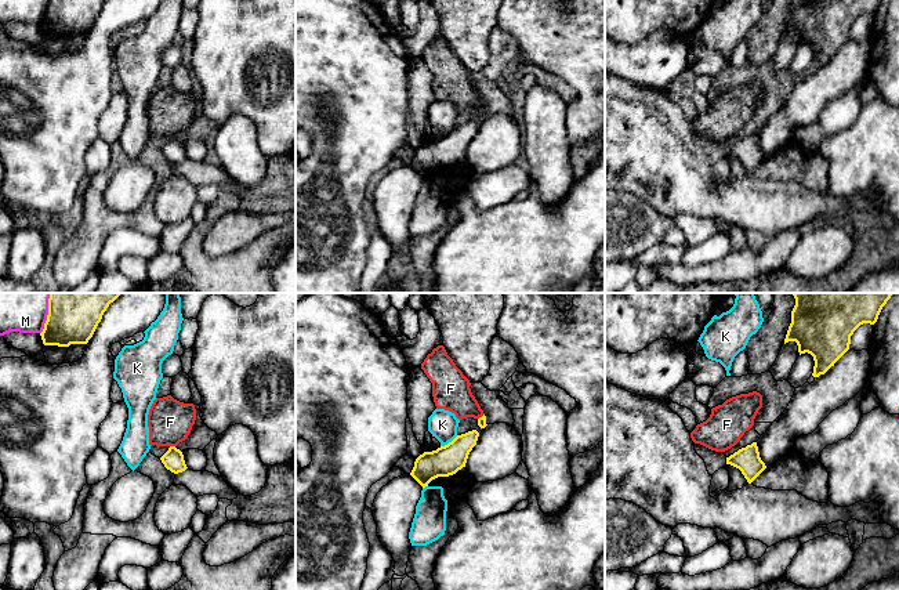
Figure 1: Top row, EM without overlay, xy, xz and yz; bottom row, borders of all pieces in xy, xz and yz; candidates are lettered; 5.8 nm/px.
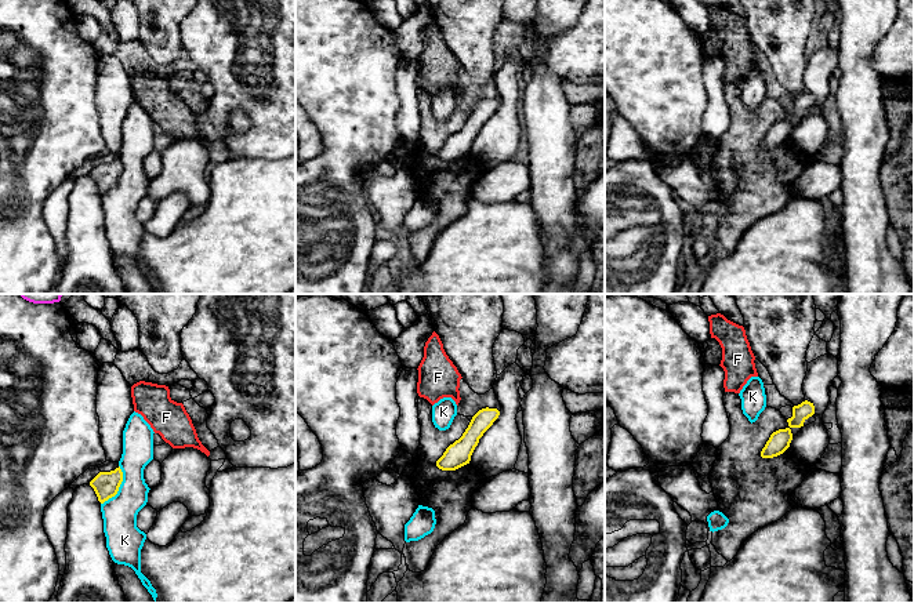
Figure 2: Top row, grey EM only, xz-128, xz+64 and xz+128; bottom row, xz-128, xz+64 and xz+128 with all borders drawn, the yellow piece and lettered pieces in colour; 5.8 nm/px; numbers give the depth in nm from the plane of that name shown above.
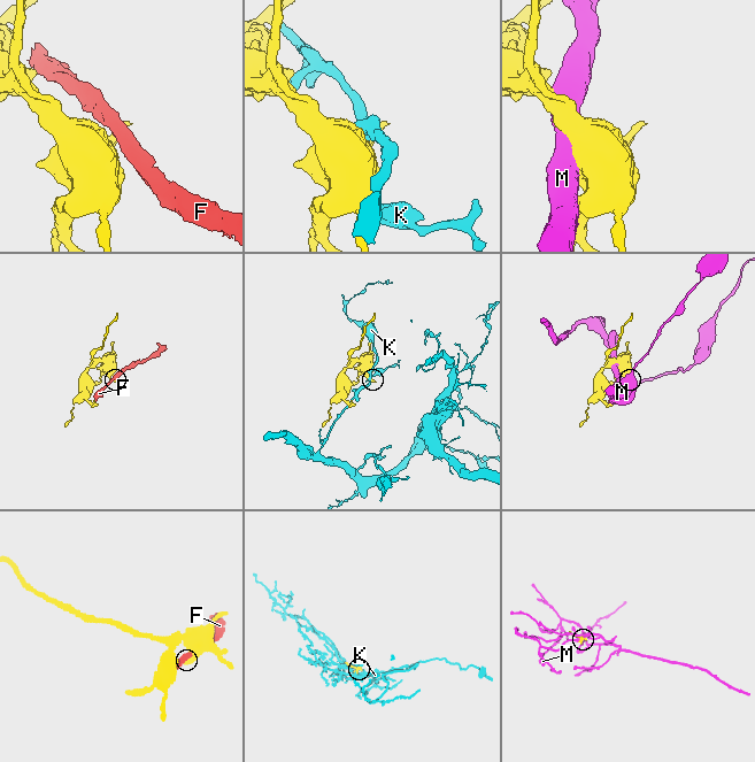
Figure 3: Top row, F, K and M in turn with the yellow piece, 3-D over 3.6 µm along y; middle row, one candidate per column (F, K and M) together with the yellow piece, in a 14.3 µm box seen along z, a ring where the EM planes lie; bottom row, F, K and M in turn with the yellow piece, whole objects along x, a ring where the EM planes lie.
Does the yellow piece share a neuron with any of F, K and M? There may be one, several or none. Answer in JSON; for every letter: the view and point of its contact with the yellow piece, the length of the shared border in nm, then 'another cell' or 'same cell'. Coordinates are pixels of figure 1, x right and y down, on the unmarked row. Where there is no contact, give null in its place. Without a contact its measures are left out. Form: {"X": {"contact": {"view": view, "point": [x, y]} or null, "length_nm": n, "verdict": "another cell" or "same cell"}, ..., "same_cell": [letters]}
{"F": {"contact": {"view": "xy", "point": [173, 137]}, "length_nm": 30, "verdict": "another cell"}, "K": {"contact": {"view": "xz", "point": [449, 133]}, "length_nm": 120, "verdict": "another cell"}, "M": {"contact": {"view": "xy", "point": [46, 13]}, "length_nm": 150, "verdict": "another cell"}, "same_cell": []}

